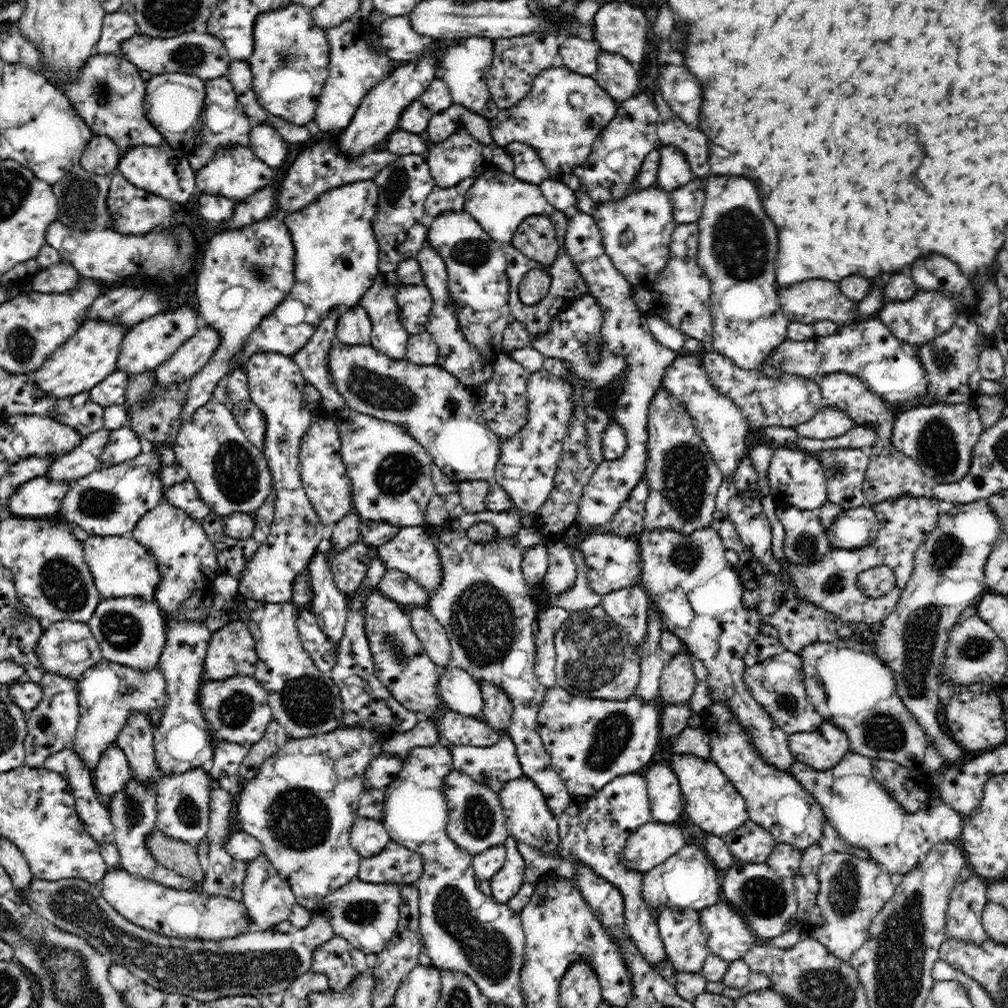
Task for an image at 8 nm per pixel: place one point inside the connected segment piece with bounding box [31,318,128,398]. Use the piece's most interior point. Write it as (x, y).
(91, 355)

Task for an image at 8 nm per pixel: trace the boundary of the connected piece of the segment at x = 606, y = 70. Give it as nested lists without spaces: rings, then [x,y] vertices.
[[[602,51],[597,58],[597,71],[591,77],[619,104],[640,92],[636,71],[623,56]]]

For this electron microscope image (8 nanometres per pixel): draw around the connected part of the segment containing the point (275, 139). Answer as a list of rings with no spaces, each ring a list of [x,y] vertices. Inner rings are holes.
[[[267,122],[252,125],[248,142],[252,152],[272,168],[279,167],[287,158],[289,142]]]

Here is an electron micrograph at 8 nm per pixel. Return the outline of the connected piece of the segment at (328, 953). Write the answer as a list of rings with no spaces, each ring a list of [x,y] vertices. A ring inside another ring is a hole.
[[[335,934],[330,940],[315,948],[311,970],[316,973],[324,973],[328,977],[329,988],[332,991],[341,991],[358,975],[370,970],[366,965],[366,955],[362,949],[354,948],[345,938]]]

